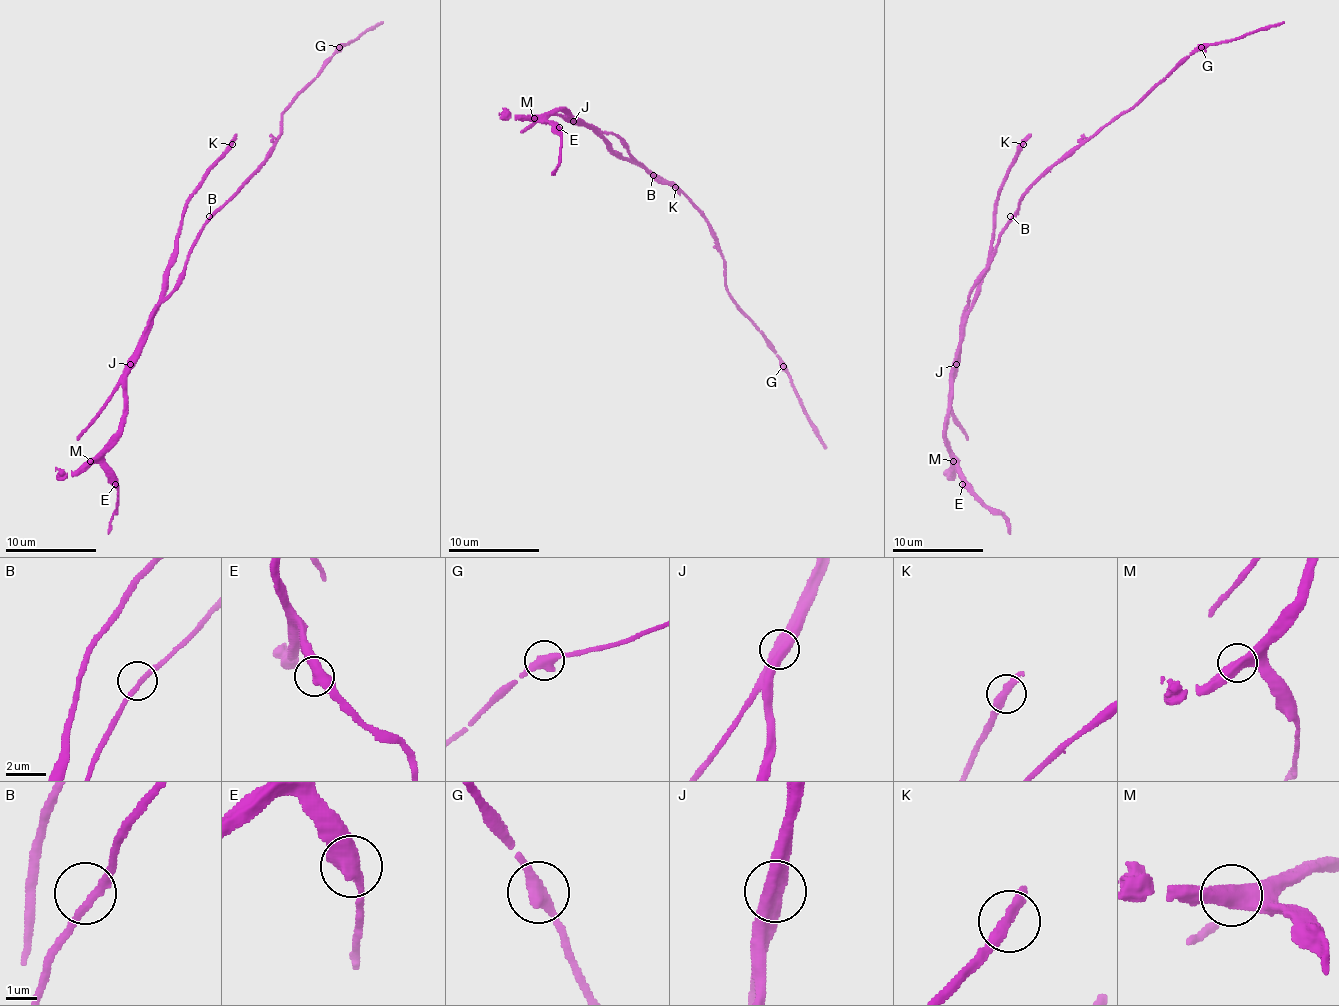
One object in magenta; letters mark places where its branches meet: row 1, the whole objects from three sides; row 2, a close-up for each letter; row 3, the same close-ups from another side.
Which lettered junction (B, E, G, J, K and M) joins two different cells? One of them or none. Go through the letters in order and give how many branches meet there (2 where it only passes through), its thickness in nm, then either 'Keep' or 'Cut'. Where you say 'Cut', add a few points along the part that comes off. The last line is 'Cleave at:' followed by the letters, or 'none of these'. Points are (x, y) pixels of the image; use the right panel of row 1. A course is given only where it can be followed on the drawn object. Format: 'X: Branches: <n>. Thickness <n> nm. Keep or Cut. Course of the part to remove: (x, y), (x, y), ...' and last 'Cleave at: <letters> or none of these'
B: Branches: 2. Thickness 240 nm. Keep
E: Branches: 2. Thickness 550 nm. Keep
G: Branches: 2. Thickness 440 nm. Keep
J: Branches: 2. Thickness 550 nm. Cut. Course of the part to remove: (956, 365), (962, 310), (1020, 197), (1054, 165), (1127, 113), (1196, 51), (1283, 21)
K: Branches: 2. Thickness 340 nm. Keep
M: Branches: 2. Thickness 500 nm. Keep
Cleave at: J

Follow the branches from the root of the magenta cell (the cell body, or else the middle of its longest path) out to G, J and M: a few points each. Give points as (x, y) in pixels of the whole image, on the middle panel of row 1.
G: (655, 177), (673, 184), (705, 219), (717, 251), (724, 260), (726, 292), (783, 365)
J: (655, 177), (630, 154), (614, 134), (602, 134), (591, 125), (573, 120)
M: (655, 177), (630, 154), (614, 134), (602, 134), (563, 111), (547, 111), (534, 118)

